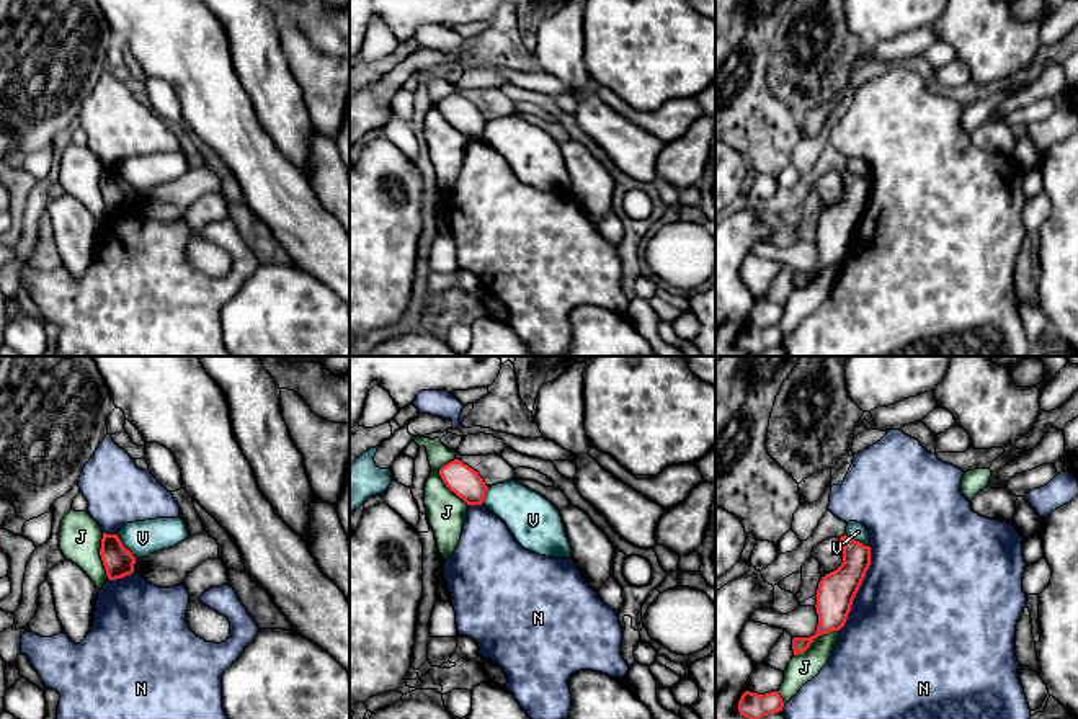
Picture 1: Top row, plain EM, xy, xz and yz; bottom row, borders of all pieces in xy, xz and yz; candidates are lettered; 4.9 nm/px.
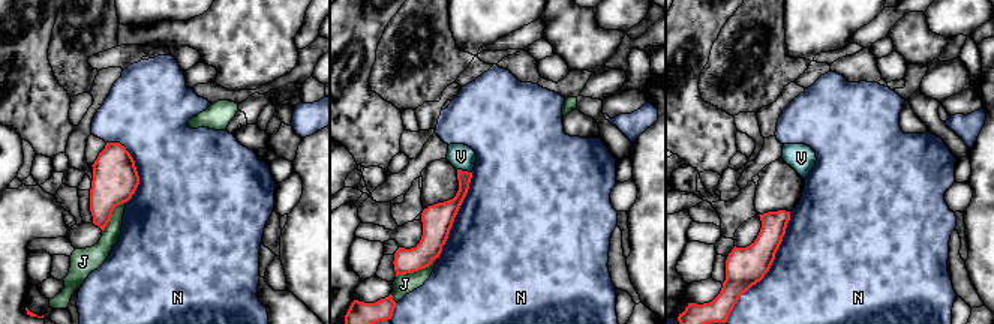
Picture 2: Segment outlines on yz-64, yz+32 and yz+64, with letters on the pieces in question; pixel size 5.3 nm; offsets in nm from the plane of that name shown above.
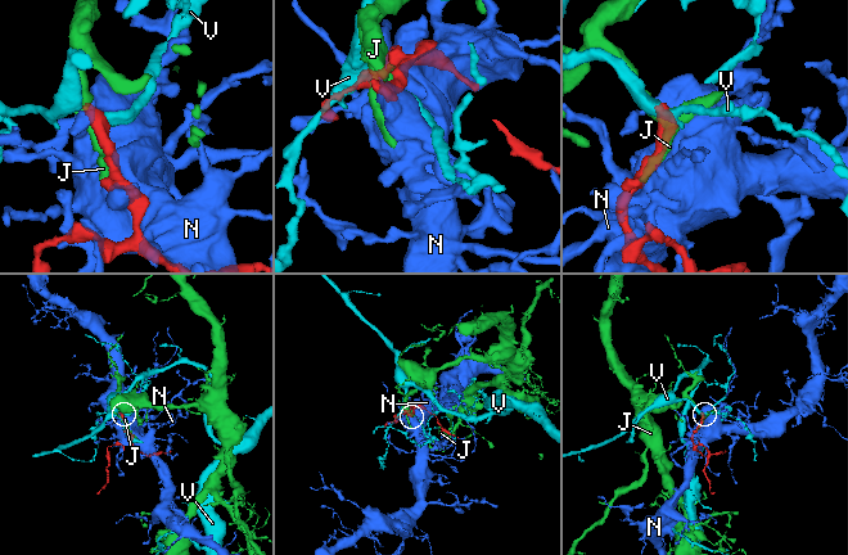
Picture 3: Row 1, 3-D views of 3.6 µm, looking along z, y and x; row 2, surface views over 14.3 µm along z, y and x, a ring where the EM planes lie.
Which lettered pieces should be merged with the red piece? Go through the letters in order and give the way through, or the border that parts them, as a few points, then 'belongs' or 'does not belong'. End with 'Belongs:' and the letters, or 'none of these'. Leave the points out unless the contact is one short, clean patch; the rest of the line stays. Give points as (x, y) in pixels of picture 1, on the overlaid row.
J: does not belong
N: does not belong
V: belongs
Belongs: V

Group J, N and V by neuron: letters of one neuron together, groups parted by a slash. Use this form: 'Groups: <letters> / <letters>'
Groups: J / N / V

